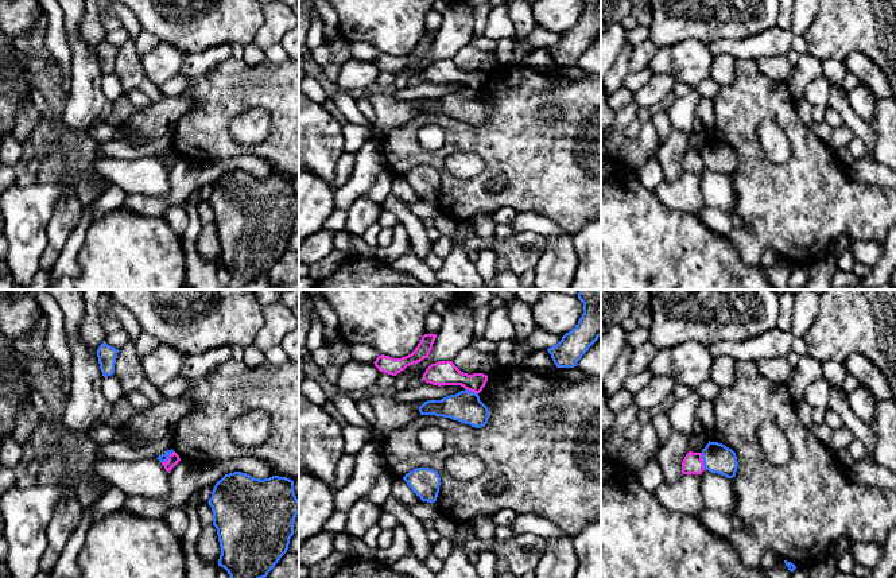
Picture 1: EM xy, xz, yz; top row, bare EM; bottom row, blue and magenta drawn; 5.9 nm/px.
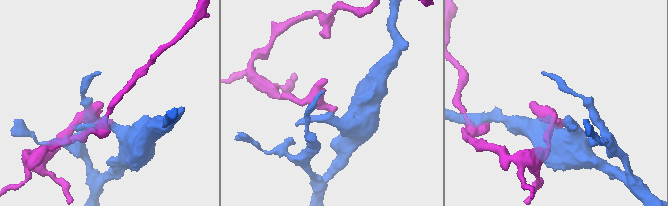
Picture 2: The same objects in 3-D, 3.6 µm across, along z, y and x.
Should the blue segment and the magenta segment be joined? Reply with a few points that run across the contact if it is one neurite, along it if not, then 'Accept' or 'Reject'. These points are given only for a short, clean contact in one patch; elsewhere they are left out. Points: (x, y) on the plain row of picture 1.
Line: yz (701, 151), (705, 166). Reject

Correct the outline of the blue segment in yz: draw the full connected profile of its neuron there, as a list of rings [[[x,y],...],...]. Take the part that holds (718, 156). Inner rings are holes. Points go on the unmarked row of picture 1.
[[[710,140],[702,148],[703,164],[706,168],[733,176],[737,170],[736,151],[718,140]]]

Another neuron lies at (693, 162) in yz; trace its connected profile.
[[[689,150],[682,162],[683,172],[702,172],[705,168],[702,151]]]

